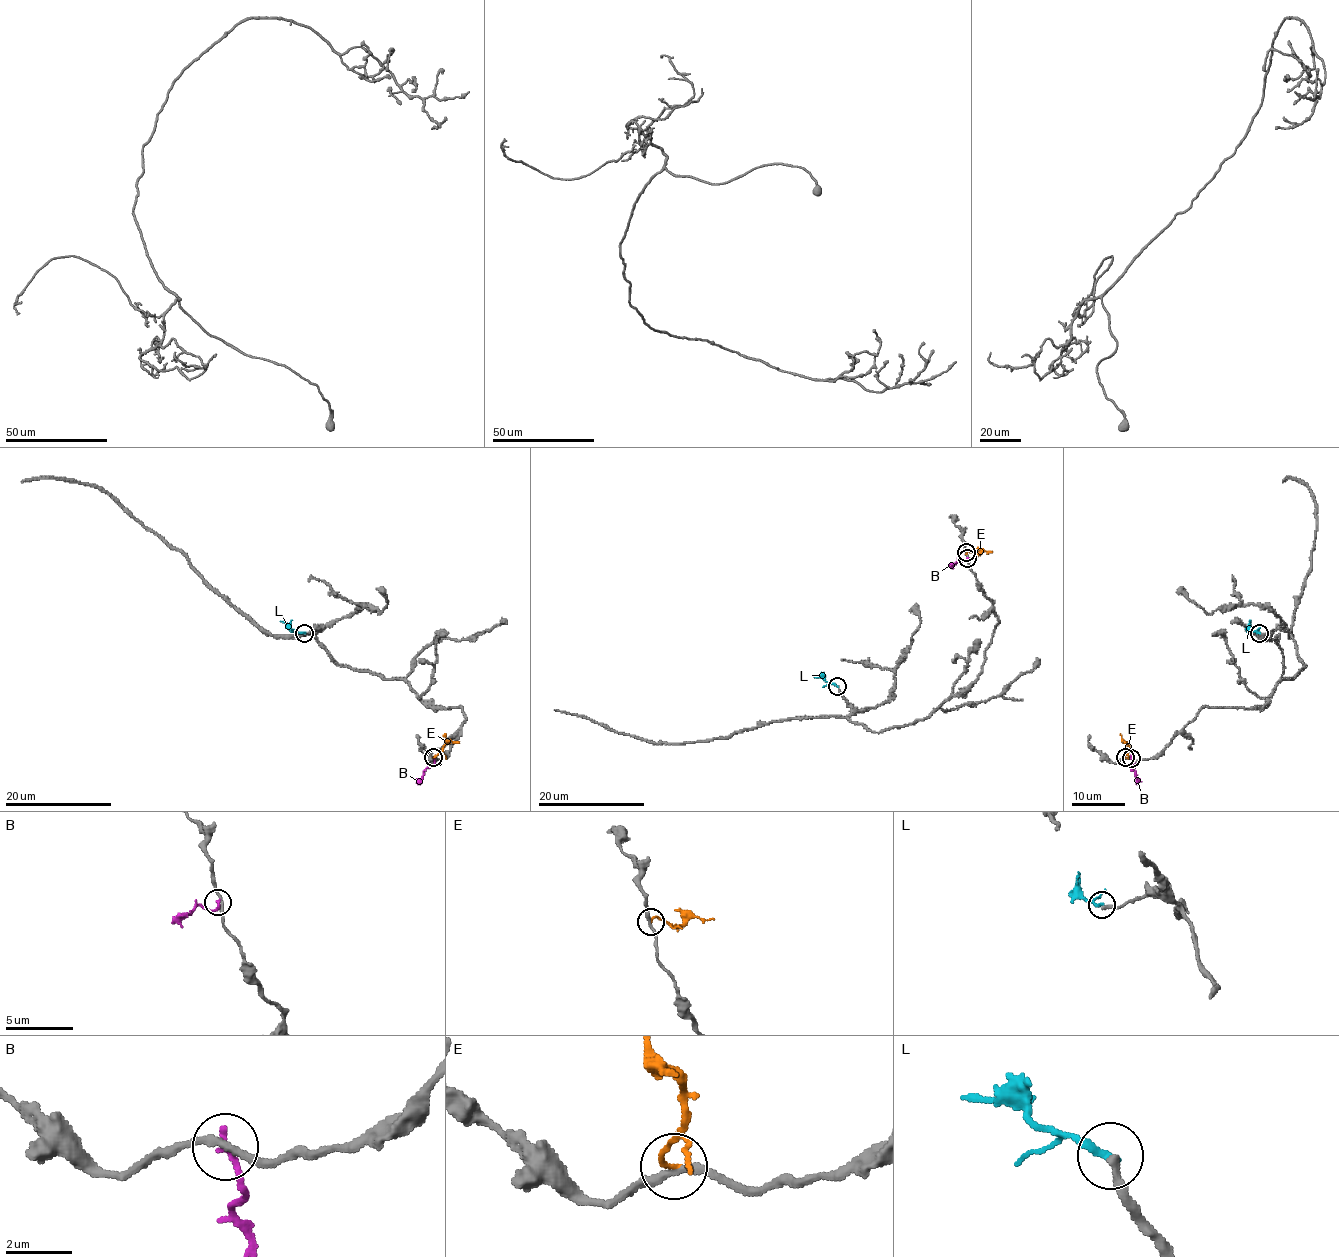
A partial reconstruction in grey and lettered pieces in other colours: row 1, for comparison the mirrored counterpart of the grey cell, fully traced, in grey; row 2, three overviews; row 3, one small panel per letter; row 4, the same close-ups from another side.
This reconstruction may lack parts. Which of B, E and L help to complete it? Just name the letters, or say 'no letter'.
no letter

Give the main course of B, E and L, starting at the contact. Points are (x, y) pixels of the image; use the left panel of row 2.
B: (433, 759), (432, 765), (415, 780)
E: (433, 757), (449, 741), (459, 741)
L: (304, 633), (293, 632), (280, 621)

